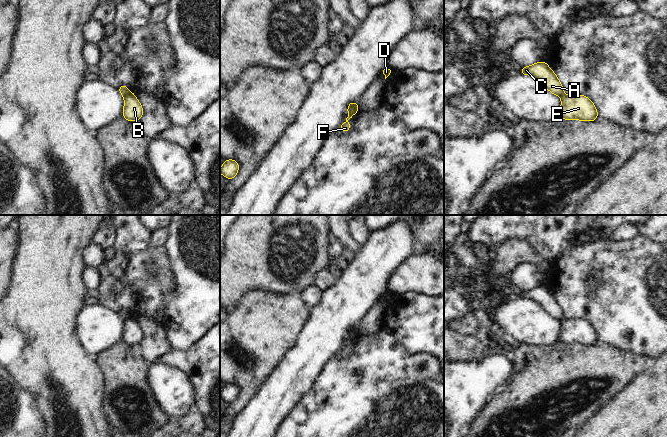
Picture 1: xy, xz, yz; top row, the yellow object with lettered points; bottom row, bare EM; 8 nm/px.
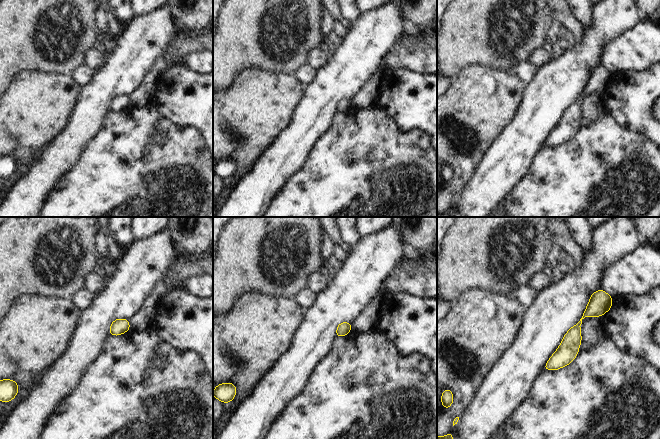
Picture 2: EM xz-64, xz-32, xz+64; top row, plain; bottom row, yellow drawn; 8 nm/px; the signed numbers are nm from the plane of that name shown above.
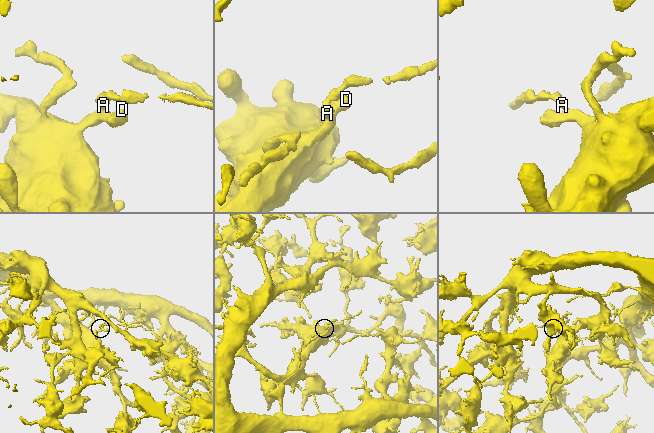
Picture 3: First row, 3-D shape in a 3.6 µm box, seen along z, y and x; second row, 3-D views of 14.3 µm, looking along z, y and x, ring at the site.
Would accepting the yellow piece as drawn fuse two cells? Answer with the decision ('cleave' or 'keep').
cleave

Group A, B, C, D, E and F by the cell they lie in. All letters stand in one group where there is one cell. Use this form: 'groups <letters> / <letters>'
groups A C / B D E F

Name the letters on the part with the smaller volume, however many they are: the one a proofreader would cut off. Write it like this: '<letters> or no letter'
A, C

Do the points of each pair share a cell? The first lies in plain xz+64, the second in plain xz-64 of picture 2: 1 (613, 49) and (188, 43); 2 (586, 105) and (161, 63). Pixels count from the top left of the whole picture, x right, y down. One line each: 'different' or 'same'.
1: different
2: same

